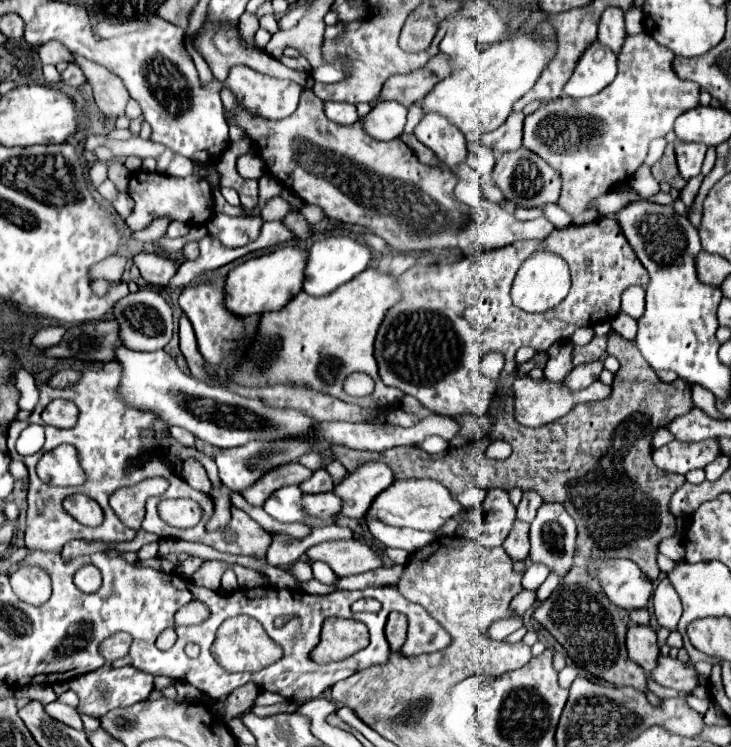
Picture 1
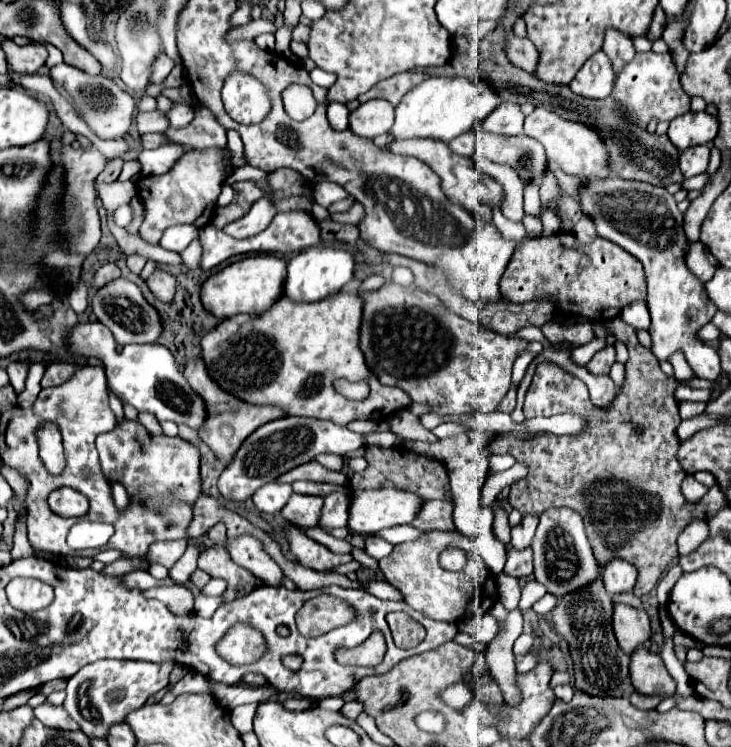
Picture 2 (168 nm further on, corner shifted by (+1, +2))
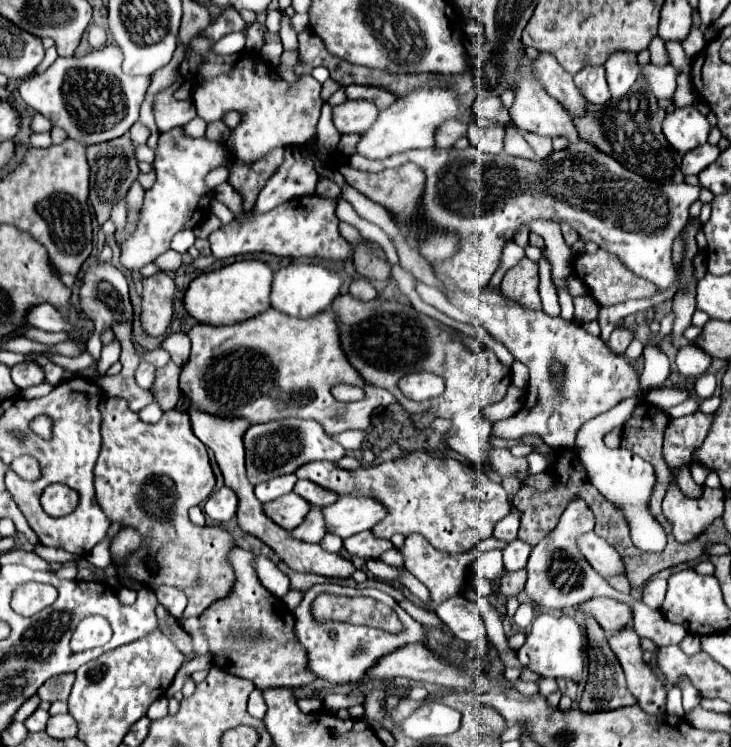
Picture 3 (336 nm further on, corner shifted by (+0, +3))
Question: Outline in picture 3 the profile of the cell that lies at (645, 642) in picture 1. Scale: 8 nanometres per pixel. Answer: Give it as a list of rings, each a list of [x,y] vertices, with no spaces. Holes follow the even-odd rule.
[[[594,597],[578,609],[582,609],[582,613],[592,613],[592,617],[596,617],[600,627],[608,633],[618,633],[632,621],[632,609],[610,597]]]

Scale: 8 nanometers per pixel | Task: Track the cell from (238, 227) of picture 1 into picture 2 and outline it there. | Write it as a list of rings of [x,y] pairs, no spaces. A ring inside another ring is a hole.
[[[259,198],[243,218],[227,224],[223,228],[223,232],[229,234],[229,236],[233,236],[233,238],[255,236],[255,234],[259,234],[273,220],[275,214],[277,214],[277,208],[275,208],[273,200]]]

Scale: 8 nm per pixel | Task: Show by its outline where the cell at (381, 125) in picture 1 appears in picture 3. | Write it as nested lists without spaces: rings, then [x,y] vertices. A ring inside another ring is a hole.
[[[346,101],[334,107],[334,125],[340,133],[366,133],[378,117],[380,109],[372,101]]]

